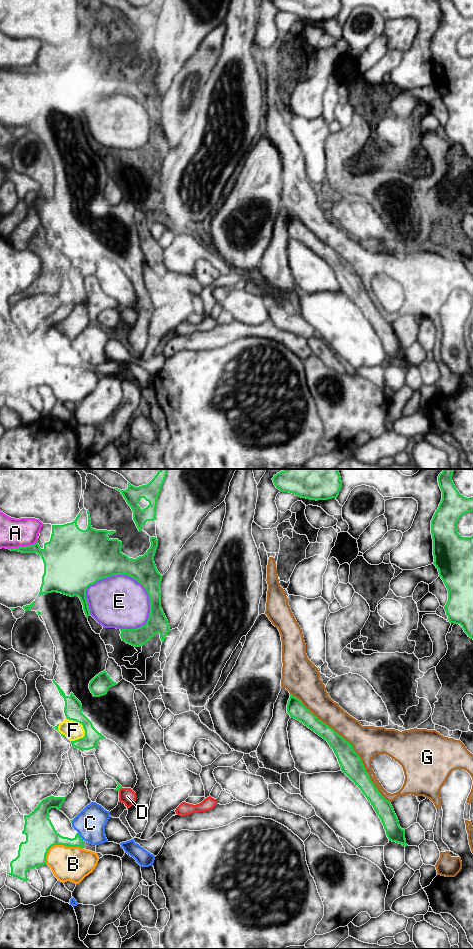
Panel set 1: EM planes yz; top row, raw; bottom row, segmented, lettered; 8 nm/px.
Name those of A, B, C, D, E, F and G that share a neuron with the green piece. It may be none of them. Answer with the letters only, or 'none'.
G

